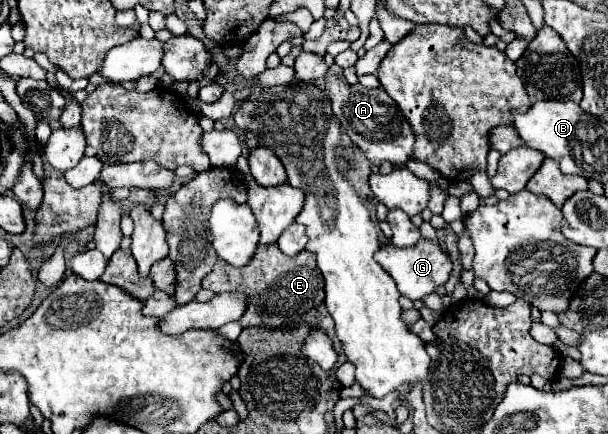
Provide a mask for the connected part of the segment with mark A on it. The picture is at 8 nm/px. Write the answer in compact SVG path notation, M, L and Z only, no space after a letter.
M328 77L326 81L328 97L332 101L332 111L338 117L344 133L352 139L352 143L362 149L362 153L374 163L390 161L392 165L404 165L410 159L414 147L414 133L400 113L396 103L386 95L384 89L368 89L358 85L348 85L336 77Z

